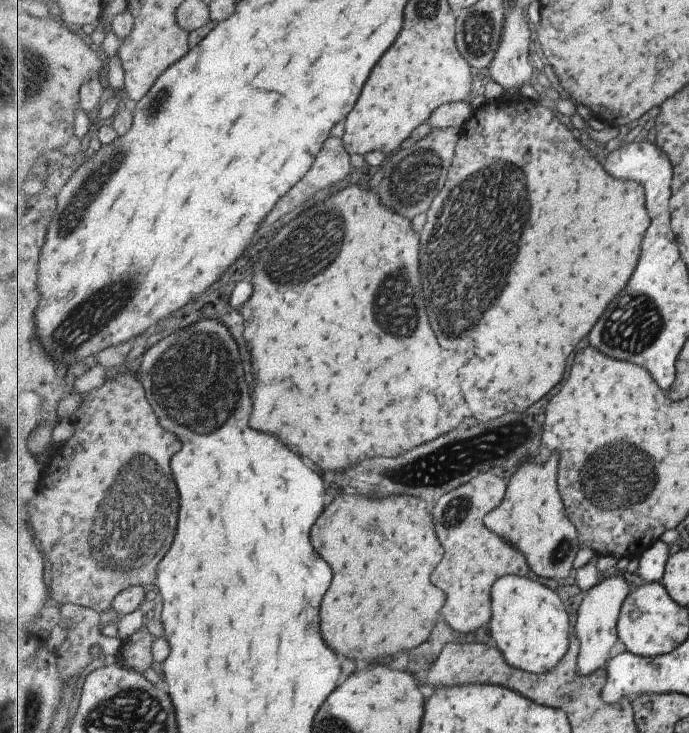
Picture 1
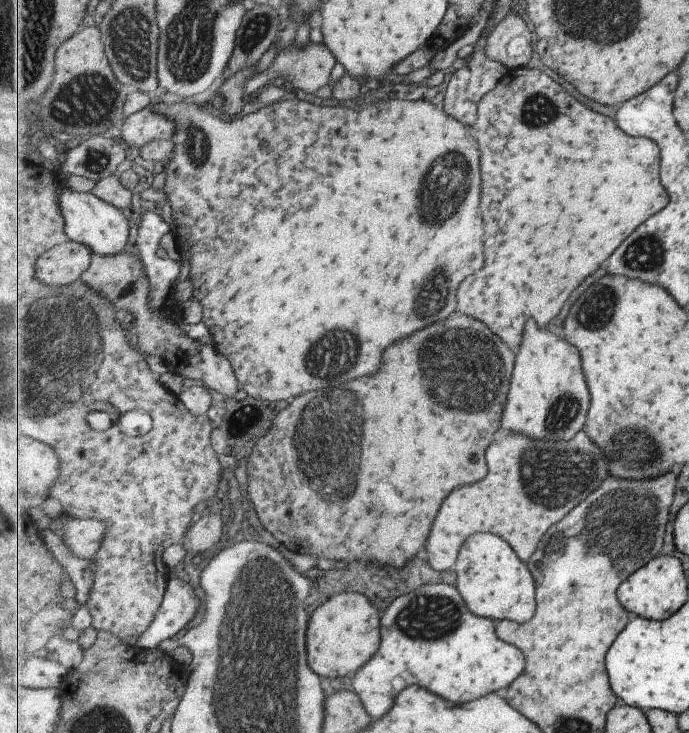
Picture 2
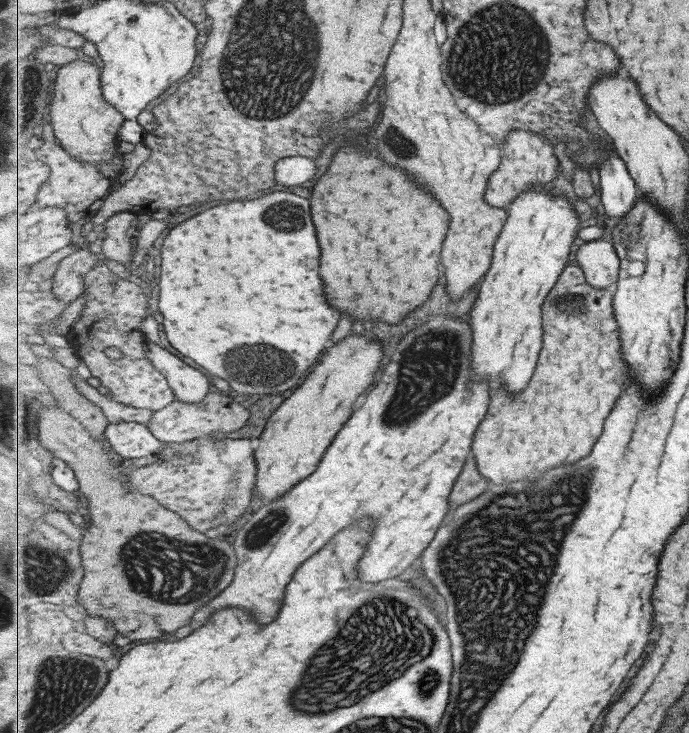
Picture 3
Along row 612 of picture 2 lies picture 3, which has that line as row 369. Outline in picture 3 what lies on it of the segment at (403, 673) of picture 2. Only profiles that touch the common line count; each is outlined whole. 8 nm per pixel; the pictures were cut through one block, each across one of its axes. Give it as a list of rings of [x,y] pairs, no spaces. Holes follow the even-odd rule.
[[[437,314],[399,342],[397,350],[391,354],[391,362],[383,370],[383,378],[377,382],[377,388],[369,392],[363,406],[358,404],[352,417],[334,438],[335,442],[323,455],[317,470],[282,497],[265,502],[239,528],[233,543],[239,556],[239,568],[233,584],[227,588],[227,592],[223,592],[223,596],[197,612],[189,626],[179,628],[175,638],[189,636],[193,630],[207,624],[209,616],[217,608],[225,606],[247,606],[247,610],[255,612],[261,624],[271,624],[283,606],[285,588],[297,568],[321,551],[339,531],[354,525],[355,520],[363,516],[375,516],[379,520],[375,540],[371,542],[371,548],[367,548],[367,556],[363,556],[363,580],[379,582],[387,580],[387,576],[401,576],[409,566],[415,564],[415,560],[421,558],[421,552],[431,544],[437,530],[443,526],[443,520],[447,518],[451,508],[449,496],[466,466],[467,456],[471,454],[475,432],[489,410],[489,382],[469,382],[473,368],[473,338],[471,314],[463,318]]]

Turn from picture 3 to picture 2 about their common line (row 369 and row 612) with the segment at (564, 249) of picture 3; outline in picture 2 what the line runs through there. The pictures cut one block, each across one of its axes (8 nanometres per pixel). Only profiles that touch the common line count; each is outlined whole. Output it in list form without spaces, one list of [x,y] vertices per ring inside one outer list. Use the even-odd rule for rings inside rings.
[[[477,532],[466,542],[453,570],[456,573],[458,589],[471,612],[495,620],[515,620],[519,624],[529,622],[535,616],[537,596],[535,580],[527,568],[527,563],[521,562],[515,549],[497,534]]]

